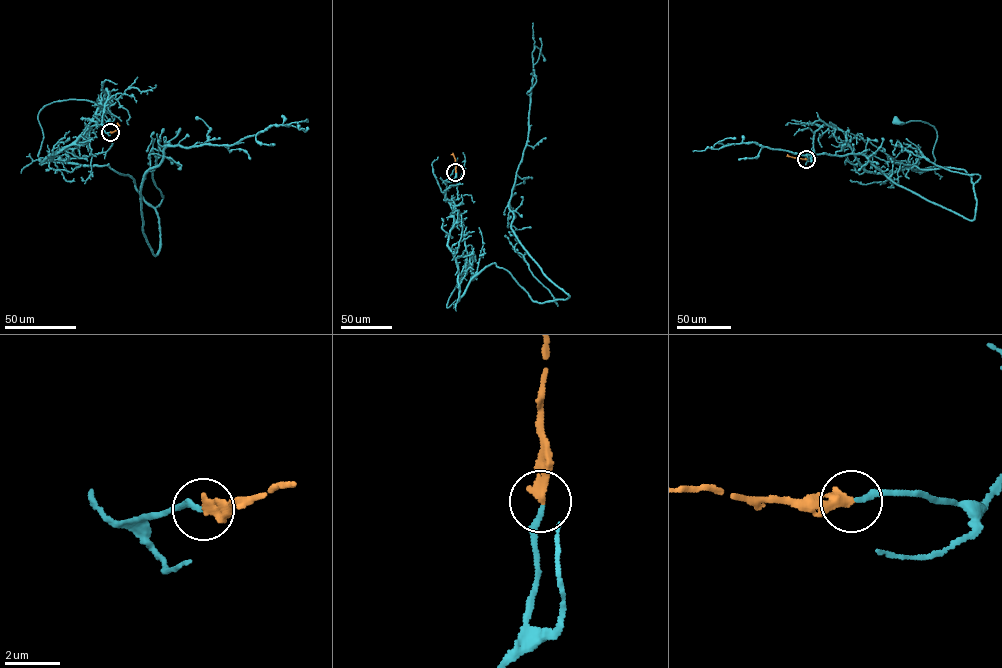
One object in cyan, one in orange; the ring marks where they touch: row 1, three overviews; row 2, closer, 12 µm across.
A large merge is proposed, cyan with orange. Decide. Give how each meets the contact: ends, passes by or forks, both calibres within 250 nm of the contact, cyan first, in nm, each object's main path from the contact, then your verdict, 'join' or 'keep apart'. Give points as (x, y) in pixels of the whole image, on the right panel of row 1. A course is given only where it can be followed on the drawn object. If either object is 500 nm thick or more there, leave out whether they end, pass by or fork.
cyan ends | orange ends | 160/340 nm | cyan via (806, 159), (825, 123), (840, 129), (868, 171), (933, 167), (934, 128), (896, 121) | orange via (806, 159), (787, 154) | join

